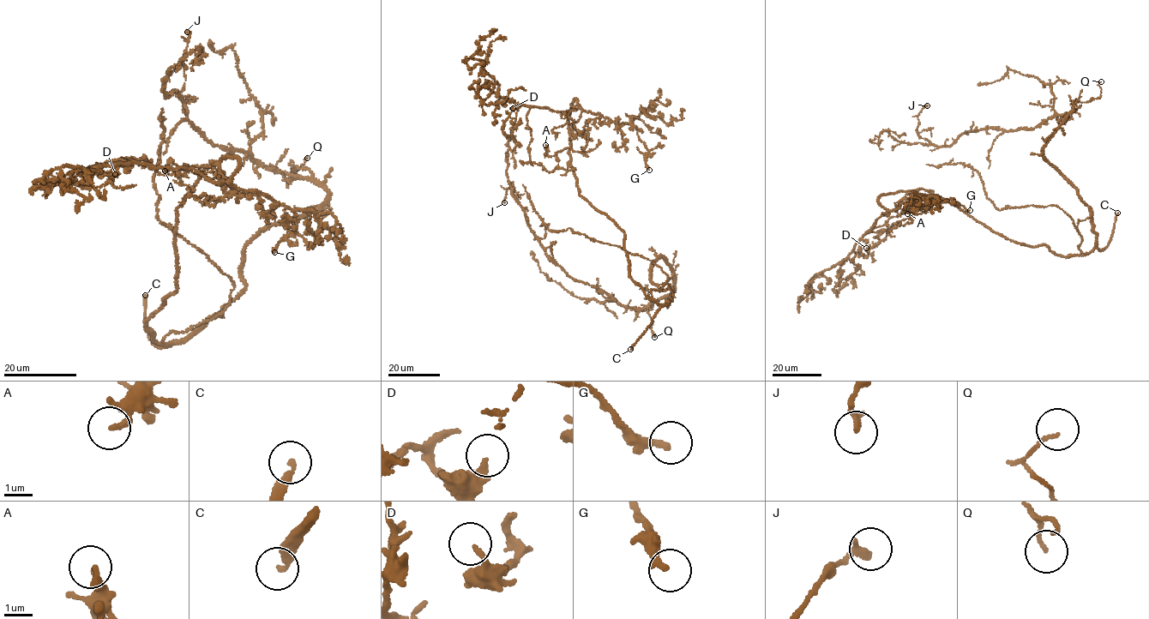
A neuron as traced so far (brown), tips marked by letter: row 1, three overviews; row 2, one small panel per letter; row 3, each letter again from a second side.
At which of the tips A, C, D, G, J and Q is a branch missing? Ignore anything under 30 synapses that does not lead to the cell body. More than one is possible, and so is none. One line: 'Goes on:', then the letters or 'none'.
Goes on: C

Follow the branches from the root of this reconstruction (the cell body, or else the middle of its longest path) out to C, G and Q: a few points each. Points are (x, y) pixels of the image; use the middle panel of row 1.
C: (658, 304), (659, 309), (650, 324), (630, 349)
G: (658, 304), (631, 277), (623, 231), (580, 195), (568, 153), (574, 99), (583, 111), (634, 127), (649, 170)
Q: (658, 304), (671, 296), (650, 278), (663, 257), (674, 288), (648, 310), (654, 337)

